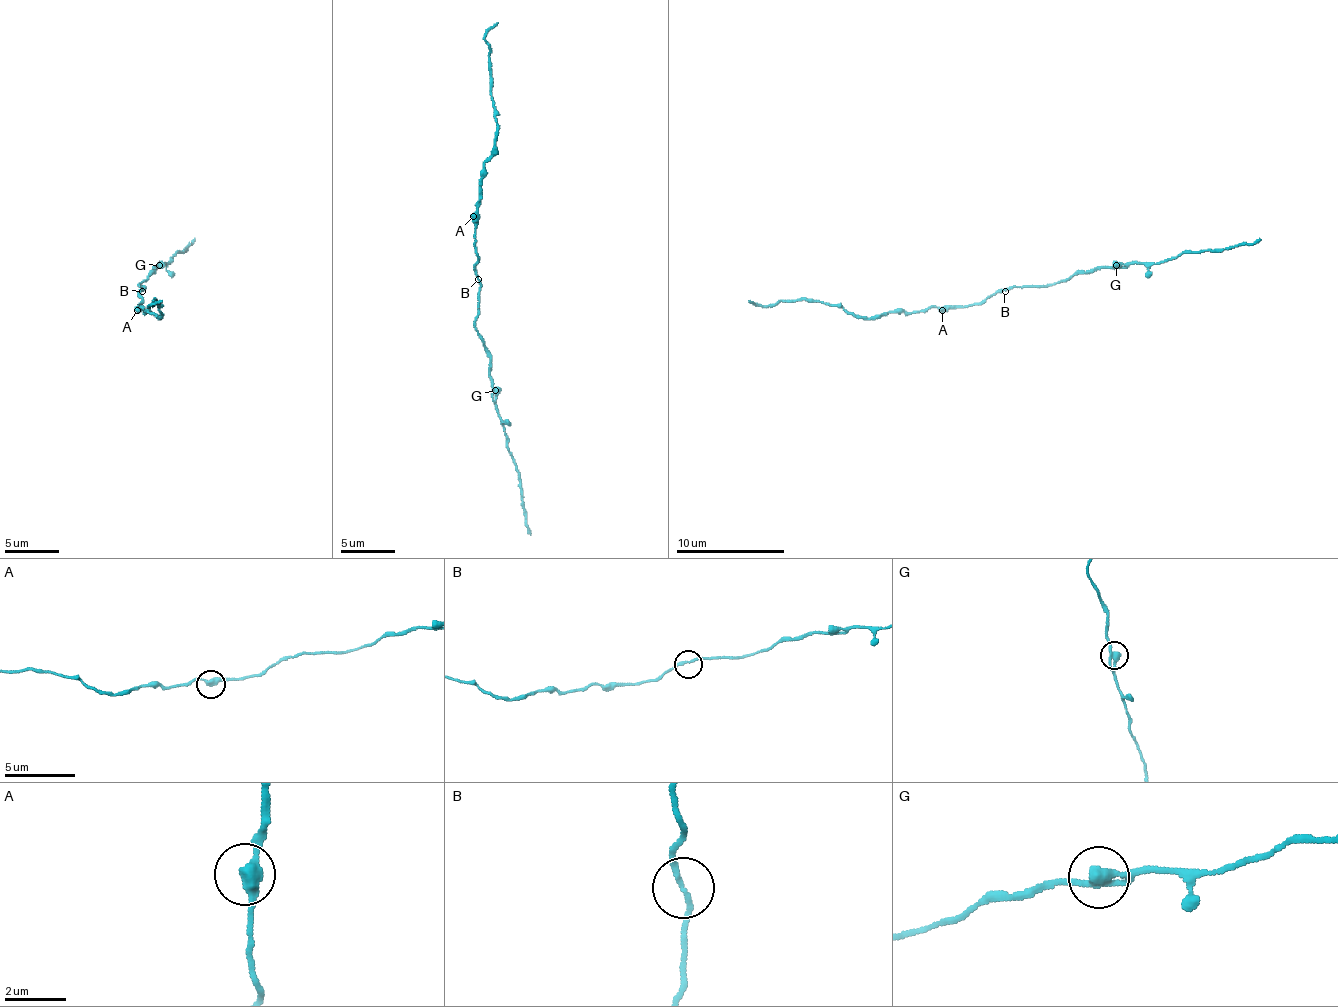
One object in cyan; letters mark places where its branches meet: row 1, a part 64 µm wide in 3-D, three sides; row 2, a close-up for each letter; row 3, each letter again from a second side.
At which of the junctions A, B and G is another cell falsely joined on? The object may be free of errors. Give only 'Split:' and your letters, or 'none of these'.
Split: none of these

